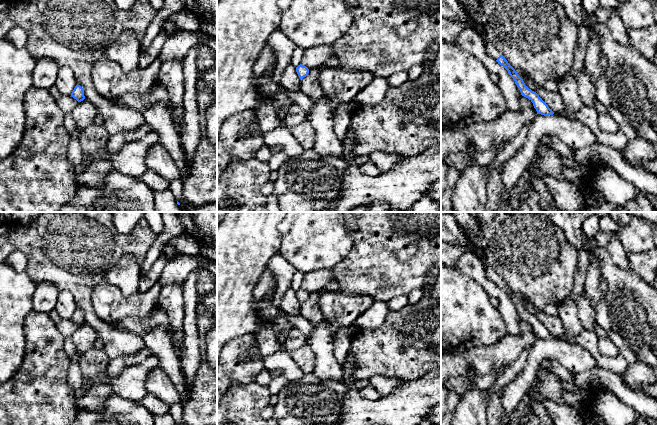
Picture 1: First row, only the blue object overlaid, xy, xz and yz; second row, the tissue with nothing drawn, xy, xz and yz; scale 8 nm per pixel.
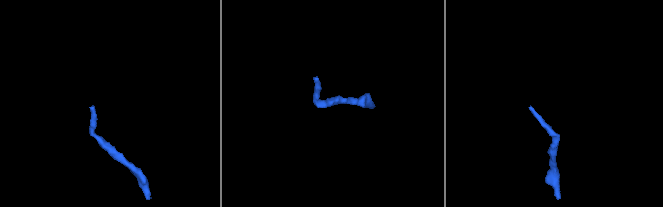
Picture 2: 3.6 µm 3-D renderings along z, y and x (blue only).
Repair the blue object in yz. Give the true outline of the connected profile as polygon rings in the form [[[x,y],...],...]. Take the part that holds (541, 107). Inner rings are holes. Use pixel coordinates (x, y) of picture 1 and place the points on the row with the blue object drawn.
[[[458,0],[462,6],[468,12],[471,22],[472,29],[482,38],[486,53],[494,58],[500,65],[502,65],[509,73],[509,75],[515,81],[515,84],[519,88],[521,95],[528,98],[537,111],[537,114],[544,116],[553,115],[554,112],[548,107],[548,105],[539,97],[539,95],[529,89],[523,79],[517,74],[515,69],[508,63],[504,56],[486,39],[484,29],[480,23],[480,5],[477,0]]]

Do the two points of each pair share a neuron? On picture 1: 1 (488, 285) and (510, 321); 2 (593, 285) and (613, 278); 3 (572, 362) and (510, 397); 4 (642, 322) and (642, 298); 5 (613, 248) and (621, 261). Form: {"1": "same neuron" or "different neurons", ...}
{"1": "same neuron", "2": "different neurons", "3": "same neuron", "4": "same neuron", "5": "same neuron"}

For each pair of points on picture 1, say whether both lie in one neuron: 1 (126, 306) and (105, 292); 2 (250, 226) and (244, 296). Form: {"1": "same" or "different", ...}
{"1": "same", "2": "same"}

